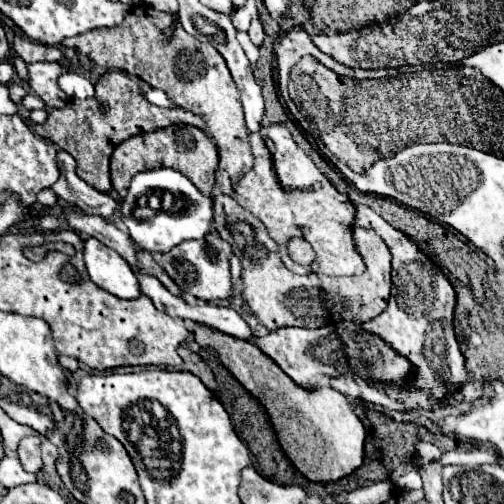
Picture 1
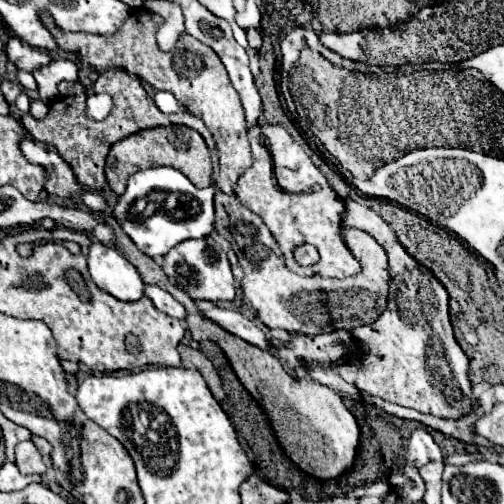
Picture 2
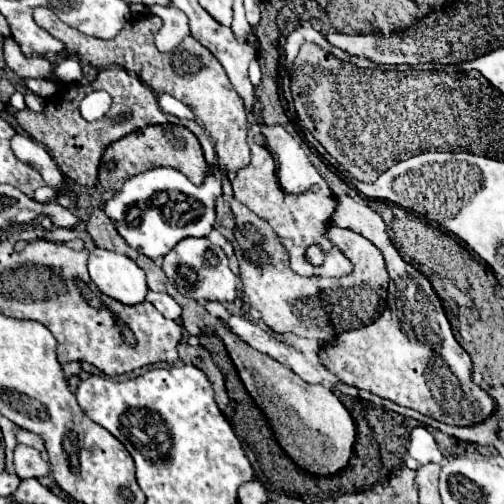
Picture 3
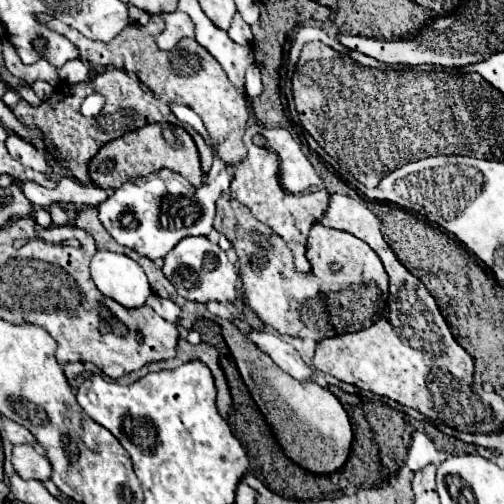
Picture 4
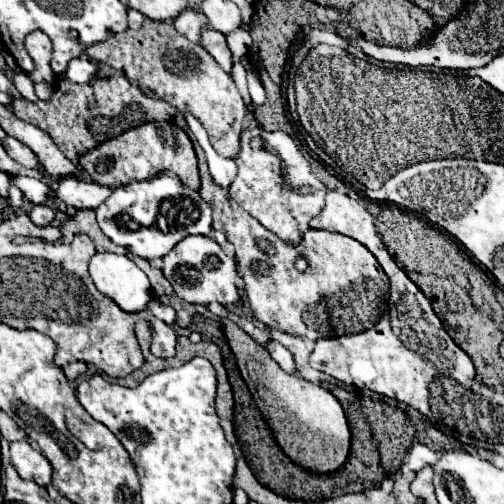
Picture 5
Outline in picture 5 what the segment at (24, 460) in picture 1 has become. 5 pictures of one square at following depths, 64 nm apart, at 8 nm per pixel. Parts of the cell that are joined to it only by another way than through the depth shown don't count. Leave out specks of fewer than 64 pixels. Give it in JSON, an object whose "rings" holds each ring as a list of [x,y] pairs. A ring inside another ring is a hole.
{"rings":[[[26,440],[10,442],[10,460],[12,466],[18,470],[20,478],[34,480],[38,486],[46,488],[52,480],[52,466],[42,452],[32,448]]]}

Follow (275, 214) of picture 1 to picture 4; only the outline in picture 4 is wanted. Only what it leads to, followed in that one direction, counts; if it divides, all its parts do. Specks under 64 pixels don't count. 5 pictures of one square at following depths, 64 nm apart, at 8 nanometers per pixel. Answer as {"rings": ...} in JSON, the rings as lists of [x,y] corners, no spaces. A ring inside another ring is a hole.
{"rings":[[[248,128],[248,132],[244,134],[244,144],[248,148],[248,154],[244,160],[240,160],[240,164],[236,164],[236,176],[232,180],[232,198],[242,202],[252,214],[254,218],[258,218],[262,224],[270,226],[292,250],[294,254],[294,266],[296,270],[303,274],[311,272],[310,266],[306,266],[306,236],[310,232],[310,226],[322,218],[322,214],[328,208],[328,192],[326,188],[320,188],[316,192],[302,192],[292,196],[290,192],[284,192],[284,188],[280,188],[280,176],[278,176],[278,164],[280,160],[276,160],[276,154],[260,148],[252,142],[252,136],[256,136],[252,132],[252,128]]]}

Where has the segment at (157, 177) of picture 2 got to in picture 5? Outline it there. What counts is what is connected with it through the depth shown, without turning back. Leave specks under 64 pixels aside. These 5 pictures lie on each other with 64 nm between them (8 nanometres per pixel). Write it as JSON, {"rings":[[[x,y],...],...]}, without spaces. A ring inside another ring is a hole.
{"rings":[[[160,172],[158,176],[146,182],[132,182],[120,188],[114,188],[112,194],[96,208],[96,220],[100,230],[118,246],[124,246],[132,254],[154,260],[166,256],[182,238],[190,234],[204,234],[208,236],[212,230],[212,208],[206,204],[198,192],[192,192],[174,172]]]}

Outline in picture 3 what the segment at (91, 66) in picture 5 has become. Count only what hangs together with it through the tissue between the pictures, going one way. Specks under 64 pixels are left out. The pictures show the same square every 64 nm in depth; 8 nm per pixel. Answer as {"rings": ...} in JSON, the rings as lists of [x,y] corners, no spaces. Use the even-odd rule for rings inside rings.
{"rings":[[[66,58],[64,62],[60,62],[60,64],[54,68],[54,74],[56,74],[56,78],[58,78],[60,82],[64,82],[64,84],[76,84],[76,82],[80,82],[82,76],[84,76],[80,62],[74,60],[74,58]]]}

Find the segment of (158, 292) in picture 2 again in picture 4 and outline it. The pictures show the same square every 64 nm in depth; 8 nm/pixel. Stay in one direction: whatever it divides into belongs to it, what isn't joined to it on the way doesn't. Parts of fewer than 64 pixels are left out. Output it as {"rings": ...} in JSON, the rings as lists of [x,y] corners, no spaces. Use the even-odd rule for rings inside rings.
{"rings":[[[152,294],[152,296],[146,300],[146,304],[148,304],[158,316],[162,316],[162,318],[168,320],[168,322],[176,322],[178,316],[180,316],[180,308],[178,308],[172,300],[162,300],[162,298],[156,296],[156,294]]]}

